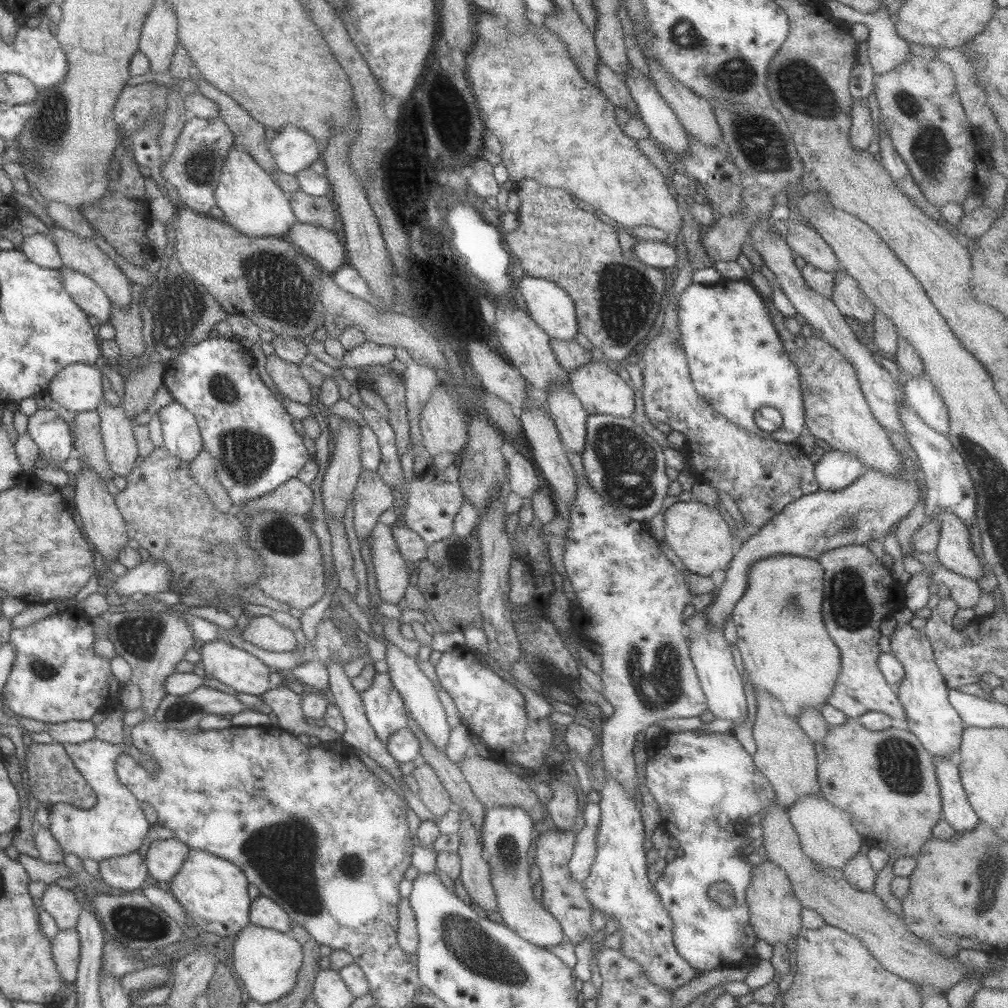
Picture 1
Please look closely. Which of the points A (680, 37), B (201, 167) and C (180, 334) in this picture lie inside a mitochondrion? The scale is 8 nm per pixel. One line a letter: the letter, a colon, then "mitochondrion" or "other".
A: mitochondrion
B: mitochondrion
C: mitochondrion

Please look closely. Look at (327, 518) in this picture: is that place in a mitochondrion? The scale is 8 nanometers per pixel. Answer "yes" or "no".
no

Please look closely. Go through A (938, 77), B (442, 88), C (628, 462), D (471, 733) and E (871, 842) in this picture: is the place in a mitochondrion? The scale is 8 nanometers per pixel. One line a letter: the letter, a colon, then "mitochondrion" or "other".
A: other
B: other
C: mitochondrion
D: other
E: other

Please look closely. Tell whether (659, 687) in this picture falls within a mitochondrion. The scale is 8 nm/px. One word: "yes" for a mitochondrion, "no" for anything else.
yes

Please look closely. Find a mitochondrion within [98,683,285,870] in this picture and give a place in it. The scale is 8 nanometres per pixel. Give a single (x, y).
(178, 711)

